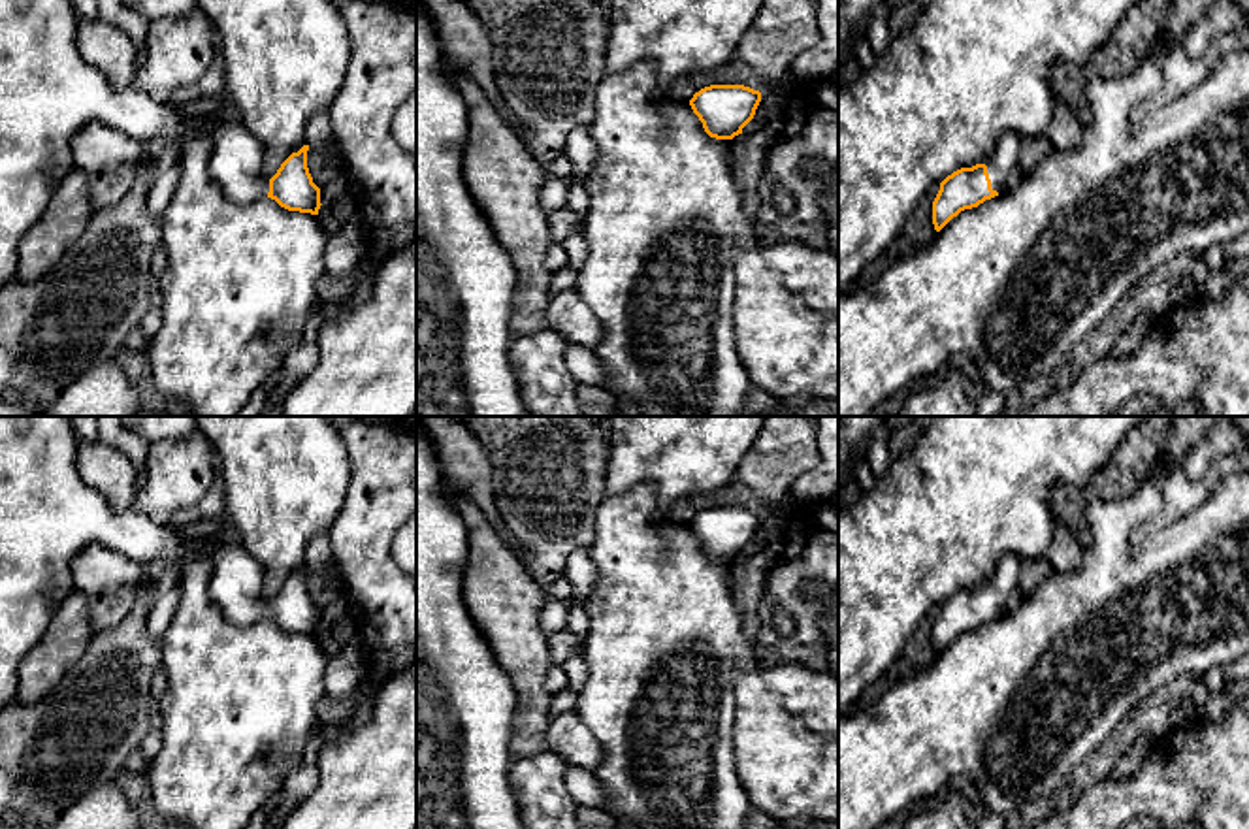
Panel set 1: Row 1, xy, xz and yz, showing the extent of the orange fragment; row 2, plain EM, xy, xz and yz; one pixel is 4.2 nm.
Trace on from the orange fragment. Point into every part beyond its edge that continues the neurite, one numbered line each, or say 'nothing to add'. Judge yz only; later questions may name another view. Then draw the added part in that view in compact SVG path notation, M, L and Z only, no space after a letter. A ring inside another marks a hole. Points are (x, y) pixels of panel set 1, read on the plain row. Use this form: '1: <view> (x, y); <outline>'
1: yz (1005, 579); M1004 554L985 584L991 610L1004 614L1006 601L1019 586L1021 560L1015 554Z

